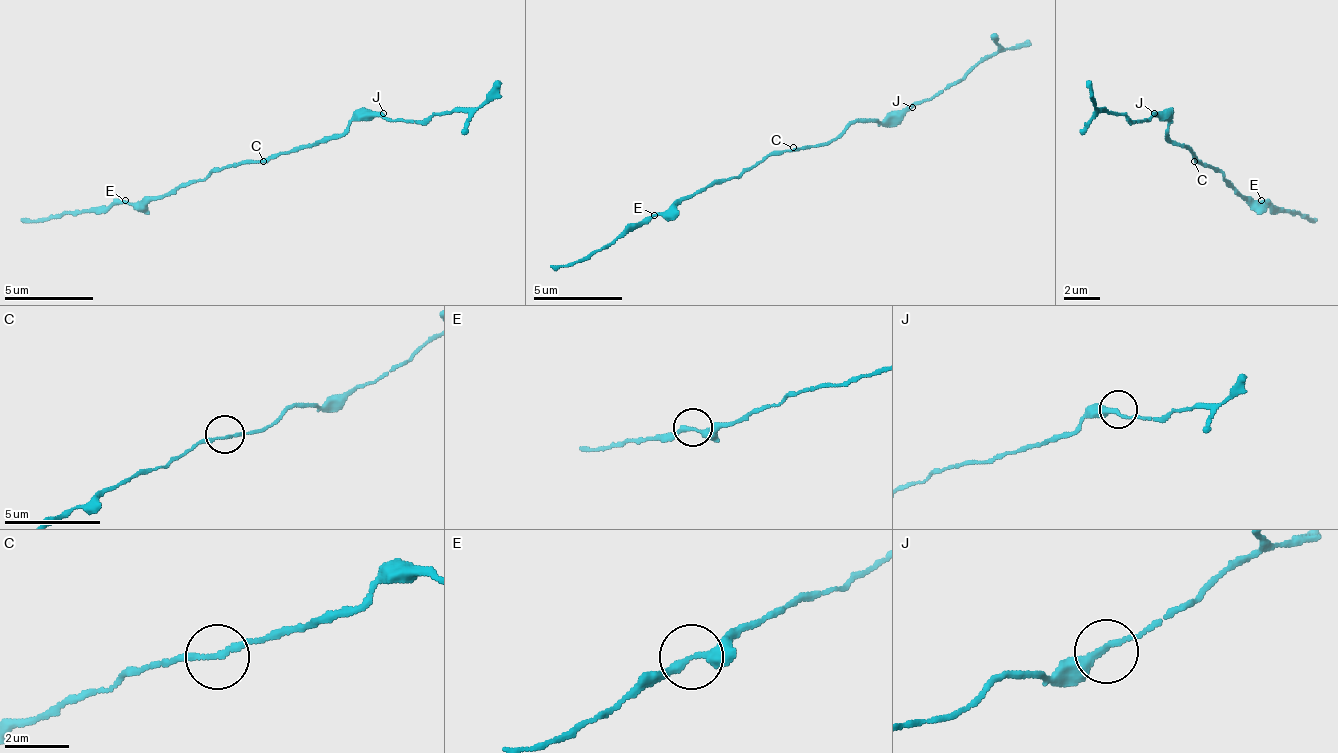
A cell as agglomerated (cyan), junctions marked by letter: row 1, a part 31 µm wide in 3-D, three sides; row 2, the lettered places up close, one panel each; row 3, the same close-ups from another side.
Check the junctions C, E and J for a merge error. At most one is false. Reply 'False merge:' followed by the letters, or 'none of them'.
False merge: none of them

